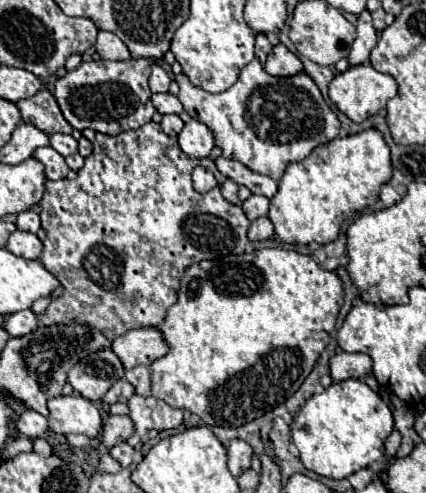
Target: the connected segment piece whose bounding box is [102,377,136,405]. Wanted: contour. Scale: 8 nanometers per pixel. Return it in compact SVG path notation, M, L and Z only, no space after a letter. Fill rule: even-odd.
M122 377L122 379L118 379L118 381L112 385L112 389L104 395L102 401L108 403L108 405L110 405L110 403L118 403L118 401L120 401L120 403L128 403L128 399L130 399L134 393L136 393L136 391L134 391L134 385L132 385L128 379Z

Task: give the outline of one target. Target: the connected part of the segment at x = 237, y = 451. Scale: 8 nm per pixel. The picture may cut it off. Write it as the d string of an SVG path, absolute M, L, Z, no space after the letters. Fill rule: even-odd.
M232 439L228 445L228 469L234 477L240 477L240 473L244 469L250 469L250 461L252 461L252 447L242 441L242 439Z

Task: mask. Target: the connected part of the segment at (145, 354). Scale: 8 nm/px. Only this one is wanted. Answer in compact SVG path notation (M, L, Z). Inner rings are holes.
M158 327L130 329L112 343L112 351L120 357L126 369L134 369L136 365L152 365L152 361L164 357L168 349L170 347Z

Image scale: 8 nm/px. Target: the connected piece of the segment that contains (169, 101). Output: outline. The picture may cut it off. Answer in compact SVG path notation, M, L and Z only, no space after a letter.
M154 93L154 95L152 95L152 103L154 103L154 107L156 107L162 115L166 115L166 113L176 113L176 115L180 115L180 113L182 113L182 103L178 101L178 97L174 97L174 95L170 95L170 93Z

